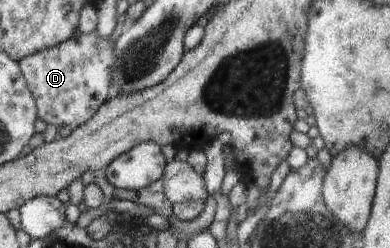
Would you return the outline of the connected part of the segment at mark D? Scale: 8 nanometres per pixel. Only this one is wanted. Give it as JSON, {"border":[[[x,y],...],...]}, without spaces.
{"border":[[[80,30],[68,41],[38,51],[20,61],[29,90],[37,99],[42,122],[72,128],[92,120],[97,110],[113,95],[113,68],[116,64],[114,45],[109,37],[100,38],[96,31],[84,34]]]}

